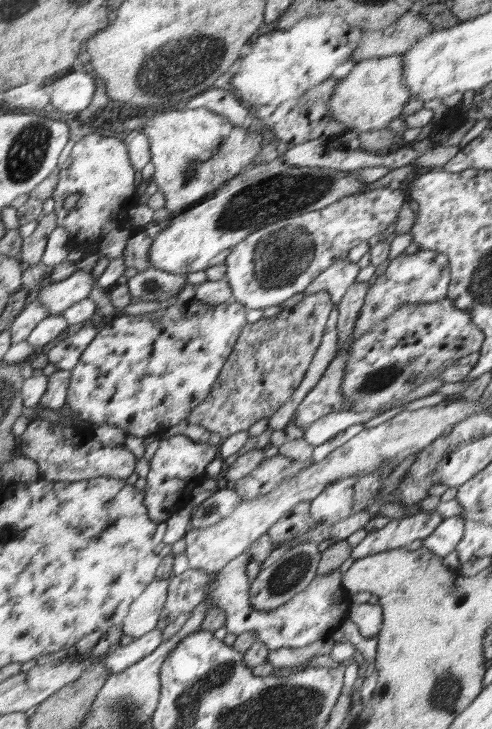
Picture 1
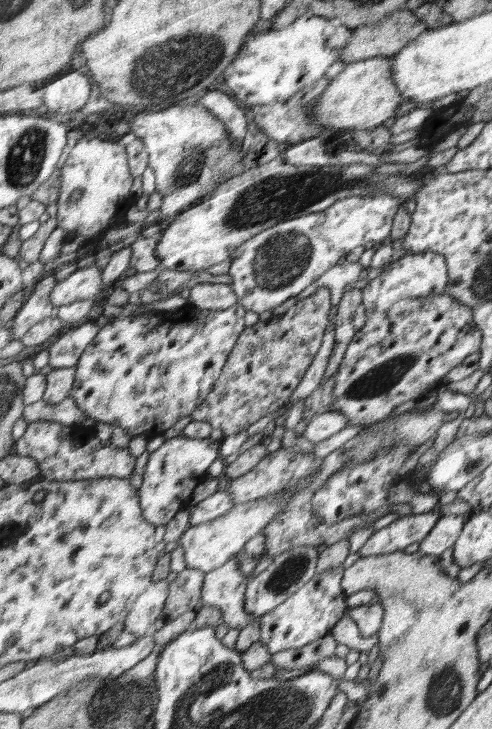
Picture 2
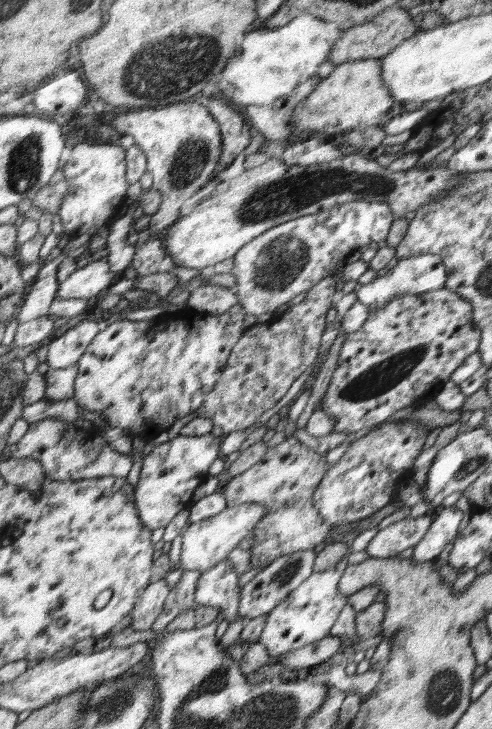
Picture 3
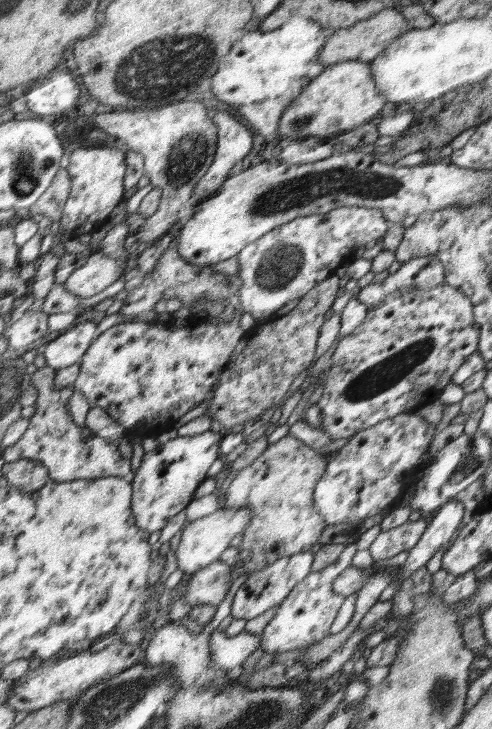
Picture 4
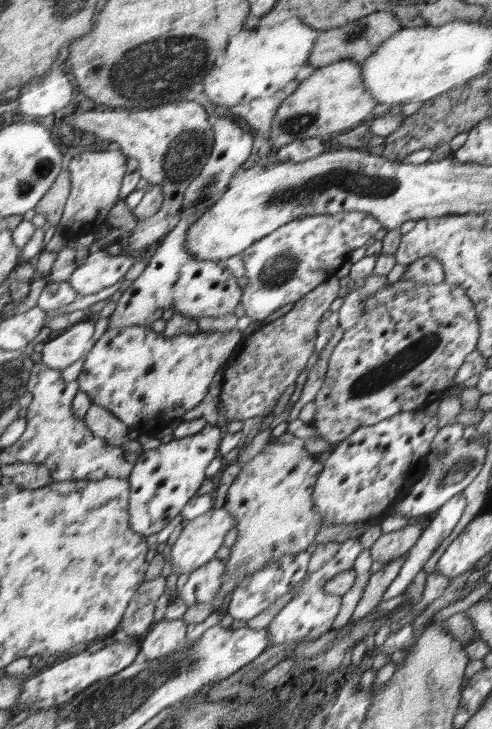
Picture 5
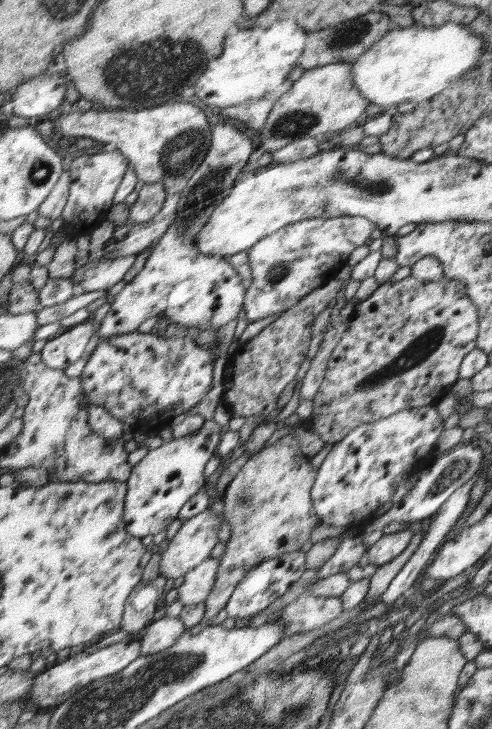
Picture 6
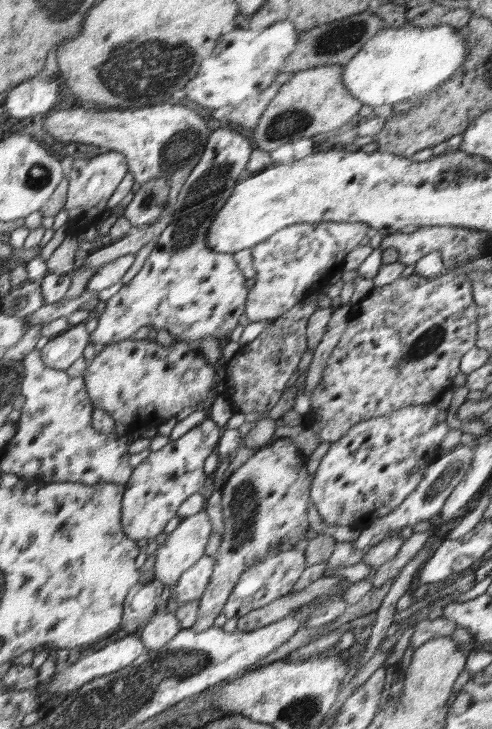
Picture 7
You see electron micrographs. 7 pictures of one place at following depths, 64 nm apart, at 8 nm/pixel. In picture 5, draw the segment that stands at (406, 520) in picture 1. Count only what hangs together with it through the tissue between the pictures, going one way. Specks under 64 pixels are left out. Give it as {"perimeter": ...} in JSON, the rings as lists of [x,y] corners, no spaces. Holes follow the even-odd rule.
{"perimeter":[[[422,524],[406,525],[390,533],[382,533],[369,548],[373,561],[389,562],[407,553],[422,534]]]}

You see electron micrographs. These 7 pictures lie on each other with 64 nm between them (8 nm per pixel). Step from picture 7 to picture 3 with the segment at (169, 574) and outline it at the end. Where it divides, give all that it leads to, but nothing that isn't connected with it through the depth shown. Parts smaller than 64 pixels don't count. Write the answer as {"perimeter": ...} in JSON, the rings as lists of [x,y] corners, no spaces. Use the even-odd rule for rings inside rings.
{"perimeter":[[[246,503],[228,506],[222,513],[209,519],[189,524],[182,532],[180,564],[183,570],[205,571],[219,562],[226,561],[226,555],[244,537],[250,536],[254,528],[263,520],[269,510],[269,505]]]}

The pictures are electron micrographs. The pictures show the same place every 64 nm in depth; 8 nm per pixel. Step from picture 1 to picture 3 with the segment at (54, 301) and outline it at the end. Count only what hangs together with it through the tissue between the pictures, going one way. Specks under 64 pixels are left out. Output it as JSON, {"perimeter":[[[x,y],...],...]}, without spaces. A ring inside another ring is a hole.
{"perimeter":[[[95,260],[81,269],[76,269],[64,282],[59,283],[55,297],[59,299],[92,300],[107,289],[119,277],[111,273],[111,265],[104,260]]]}

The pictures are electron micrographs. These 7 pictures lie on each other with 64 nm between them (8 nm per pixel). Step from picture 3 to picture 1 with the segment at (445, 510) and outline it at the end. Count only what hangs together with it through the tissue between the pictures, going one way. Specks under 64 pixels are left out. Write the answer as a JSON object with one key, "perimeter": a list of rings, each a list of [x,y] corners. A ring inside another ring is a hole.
{"perimeter":[[[462,515],[442,519],[439,525],[423,540],[423,547],[445,557],[454,552],[463,537],[466,522]]]}

